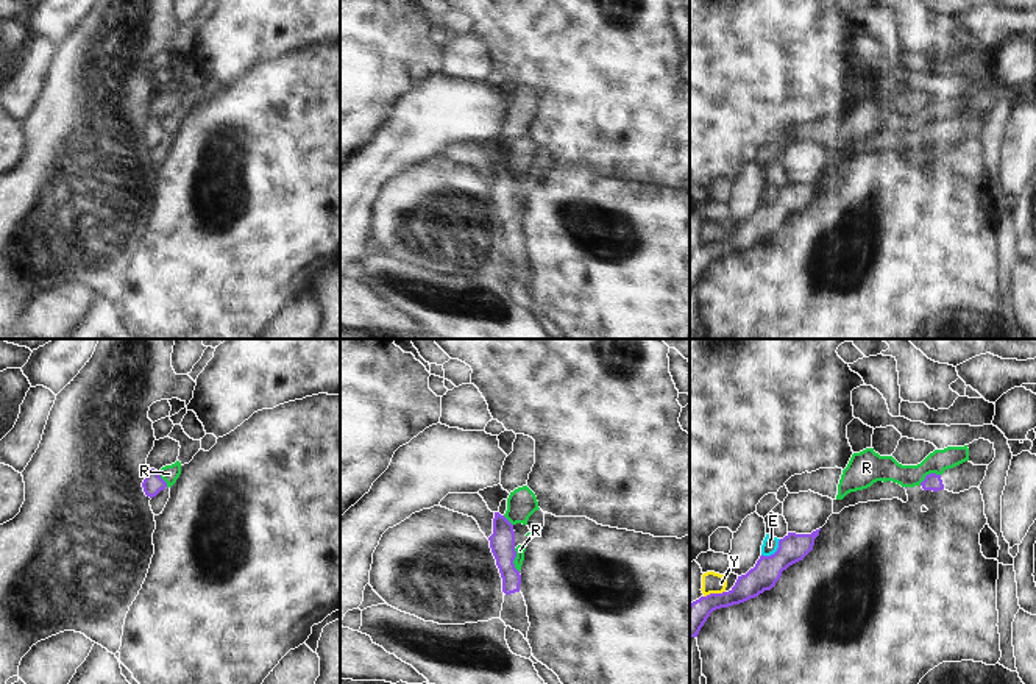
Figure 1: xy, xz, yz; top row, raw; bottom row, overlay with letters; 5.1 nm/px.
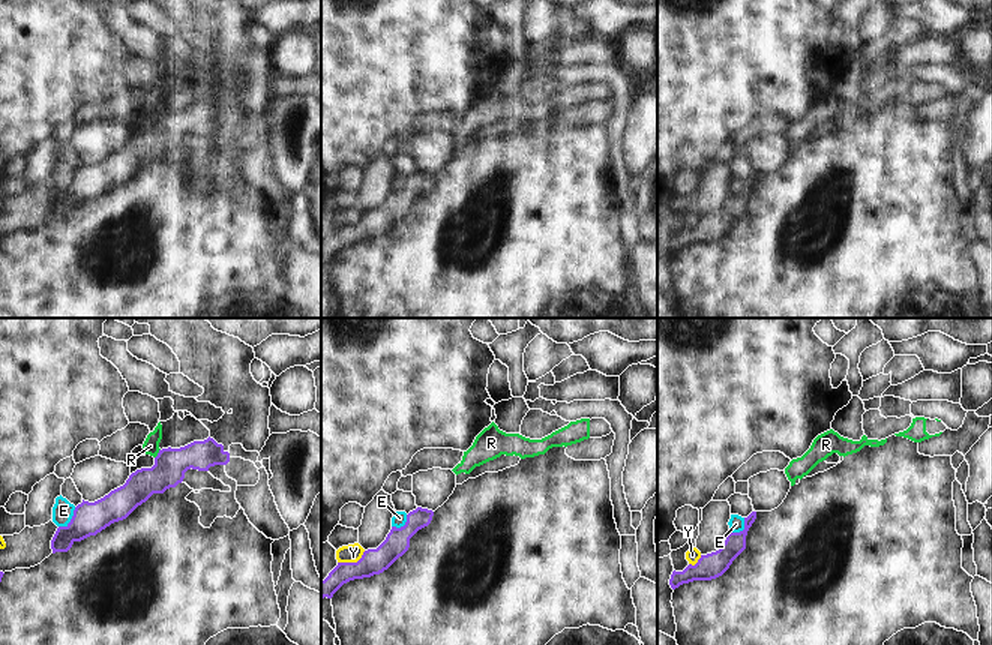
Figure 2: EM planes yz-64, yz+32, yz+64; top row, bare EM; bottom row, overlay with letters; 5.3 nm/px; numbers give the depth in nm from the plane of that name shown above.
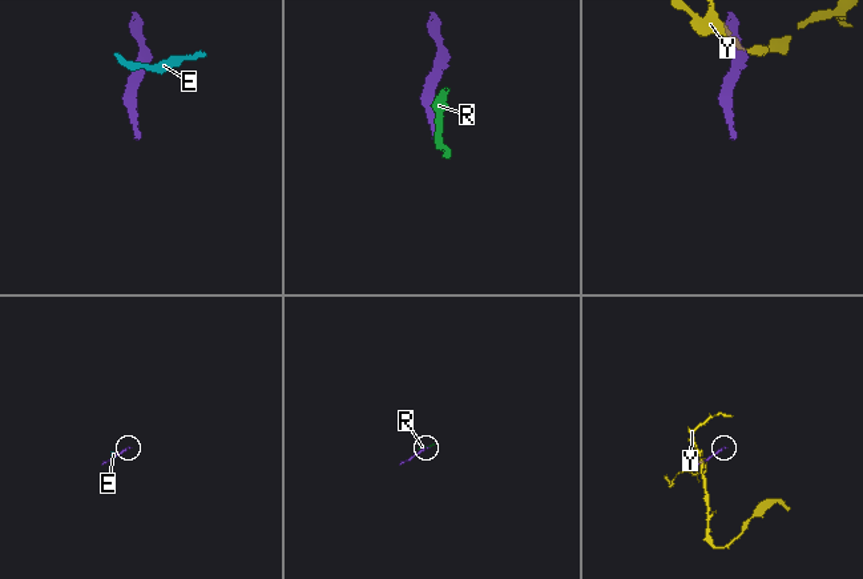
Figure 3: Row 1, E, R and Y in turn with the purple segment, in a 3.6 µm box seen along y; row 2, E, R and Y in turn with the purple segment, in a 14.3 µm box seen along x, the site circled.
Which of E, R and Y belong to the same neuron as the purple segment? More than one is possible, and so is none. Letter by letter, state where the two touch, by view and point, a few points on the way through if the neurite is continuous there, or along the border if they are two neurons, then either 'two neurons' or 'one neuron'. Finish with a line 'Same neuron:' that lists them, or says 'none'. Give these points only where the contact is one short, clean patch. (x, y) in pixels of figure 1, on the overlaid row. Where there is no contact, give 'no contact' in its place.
E: meets purple in yz at (776, 552); border along yz (780, 539), (773, 553), (762, 555); two neurons
R: meets purple in xz at (514, 559); border along xz (514, 548), (514, 567), (518, 572); two neurons
Y: meets purple in yz at (713, 594); border along yz (724, 591), (704, 597); two neurons
Same neuron: none

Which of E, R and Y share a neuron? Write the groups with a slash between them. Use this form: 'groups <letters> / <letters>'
groups E / R / Y

